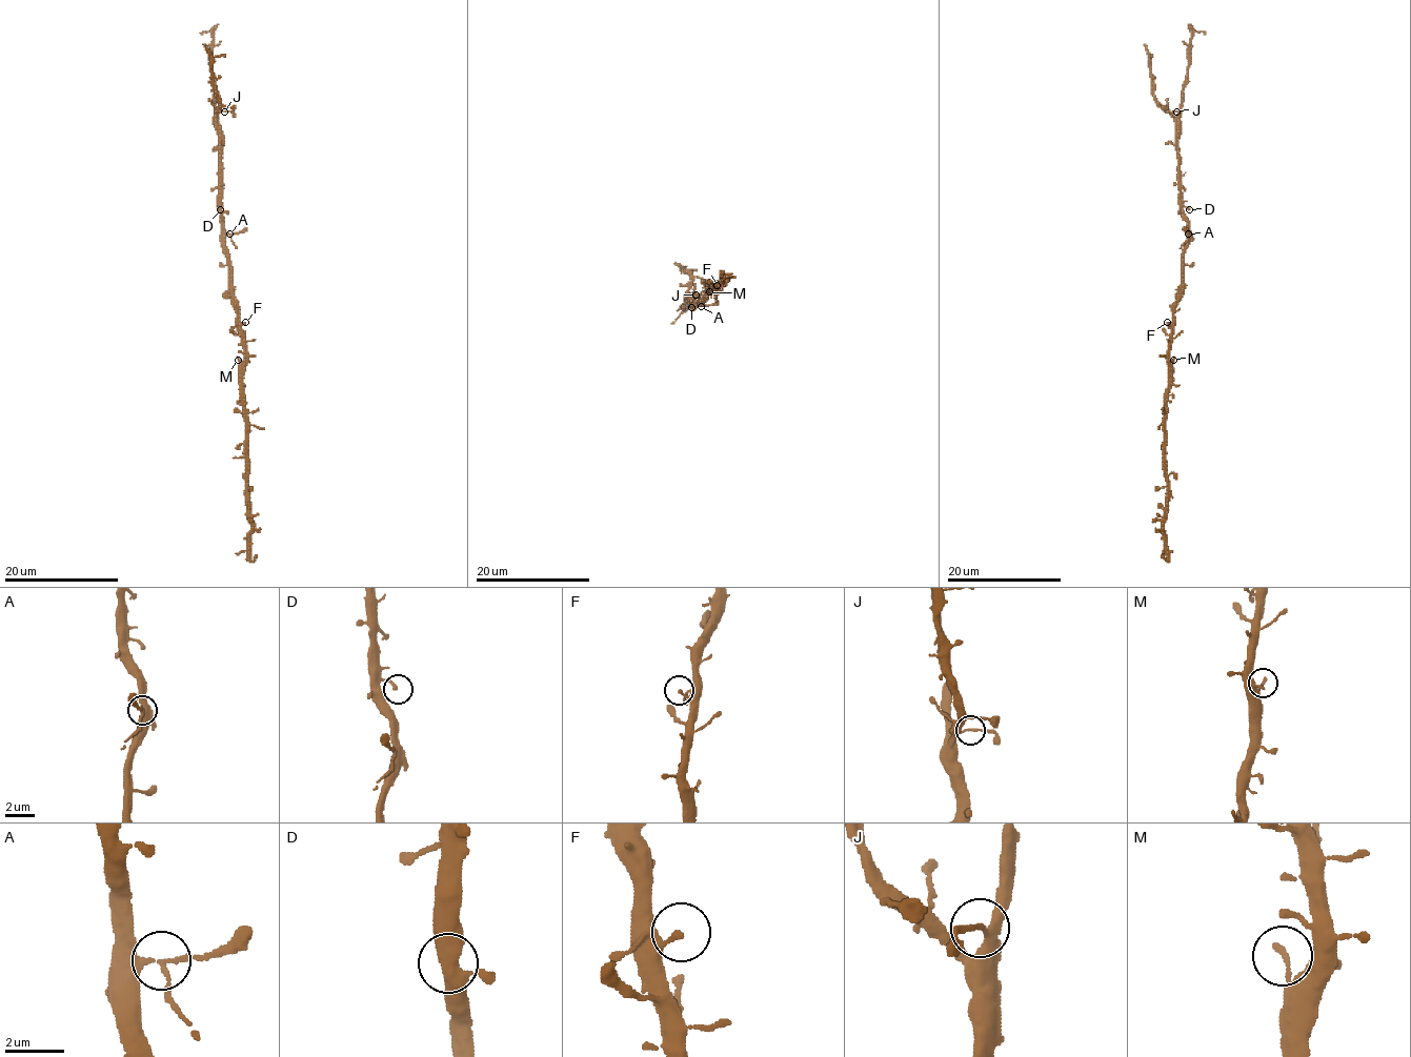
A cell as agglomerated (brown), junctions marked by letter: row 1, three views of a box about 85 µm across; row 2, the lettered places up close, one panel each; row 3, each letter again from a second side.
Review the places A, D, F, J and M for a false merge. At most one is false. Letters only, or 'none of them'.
A

